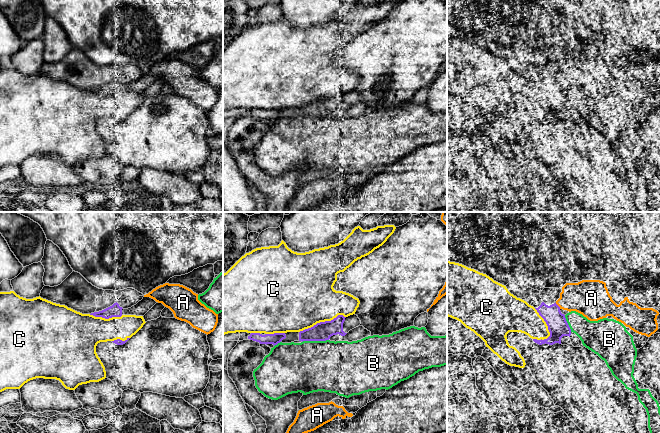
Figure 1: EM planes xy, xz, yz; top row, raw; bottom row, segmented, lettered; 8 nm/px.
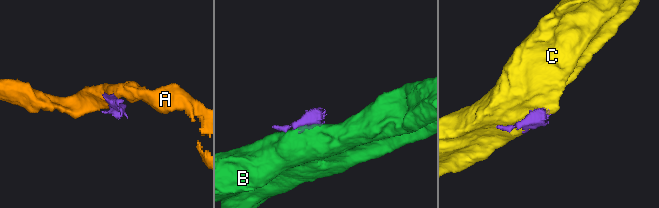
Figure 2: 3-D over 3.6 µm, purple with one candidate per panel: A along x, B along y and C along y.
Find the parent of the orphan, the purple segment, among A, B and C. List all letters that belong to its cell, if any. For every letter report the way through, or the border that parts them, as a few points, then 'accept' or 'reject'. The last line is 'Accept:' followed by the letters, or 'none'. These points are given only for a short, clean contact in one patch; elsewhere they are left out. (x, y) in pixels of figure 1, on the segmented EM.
A: reject
B: reject
C: accept
Accept: C

